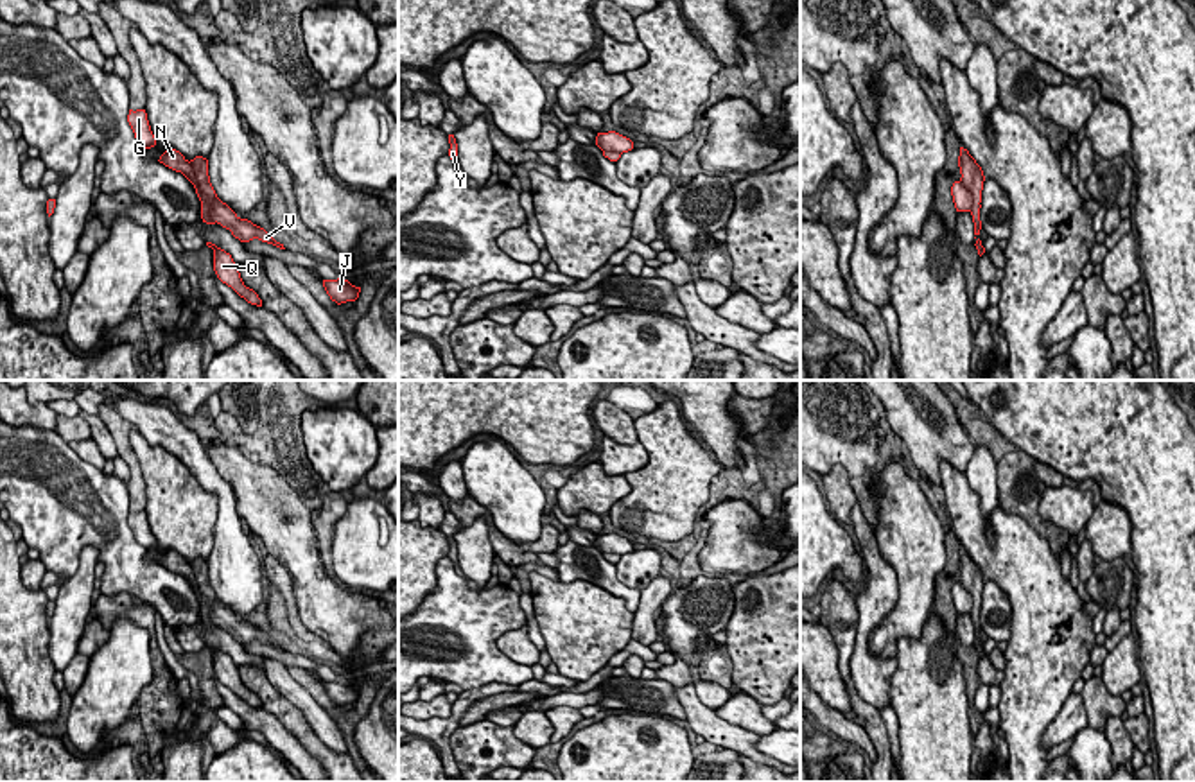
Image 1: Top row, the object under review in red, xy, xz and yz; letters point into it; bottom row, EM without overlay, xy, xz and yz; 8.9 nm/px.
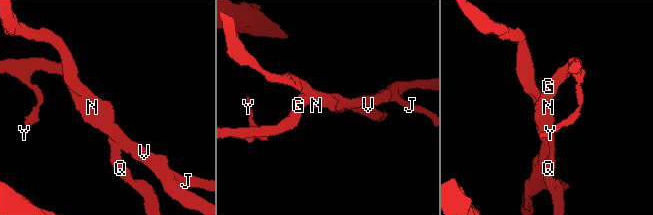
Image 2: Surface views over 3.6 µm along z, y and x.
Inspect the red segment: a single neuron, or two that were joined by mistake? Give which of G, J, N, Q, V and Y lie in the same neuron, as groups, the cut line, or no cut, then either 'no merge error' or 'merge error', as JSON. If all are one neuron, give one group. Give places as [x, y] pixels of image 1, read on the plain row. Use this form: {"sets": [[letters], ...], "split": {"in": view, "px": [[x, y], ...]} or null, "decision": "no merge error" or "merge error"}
{"sets": [["G", "J", "N", "V", "Y"], ["Q"]], "split": {"in": "yz", "px": [[978, 605], [969, 612]]}, "decision": "merge error"}

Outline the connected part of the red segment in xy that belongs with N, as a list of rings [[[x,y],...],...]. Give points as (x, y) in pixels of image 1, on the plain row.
[[[167,551],[158,563],[185,578],[194,586],[196,595],[203,604],[201,612],[208,612],[214,624],[230,631],[235,640],[239,640],[240,644],[258,640],[262,644],[285,651],[283,646],[276,644],[264,630],[253,626],[248,621],[240,621],[226,604],[217,599],[210,585],[206,560],[196,558],[188,563],[179,552]]]

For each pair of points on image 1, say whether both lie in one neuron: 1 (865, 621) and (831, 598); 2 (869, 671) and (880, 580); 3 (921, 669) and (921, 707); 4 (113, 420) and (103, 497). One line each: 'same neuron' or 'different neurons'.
1: different neurons
2: same neuron
3: same neuron
4: different neurons

